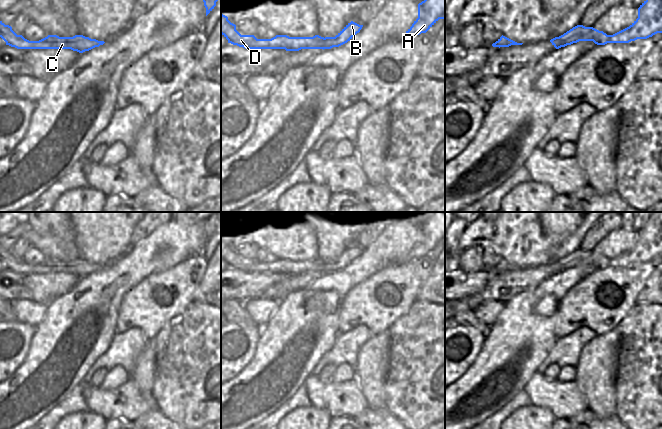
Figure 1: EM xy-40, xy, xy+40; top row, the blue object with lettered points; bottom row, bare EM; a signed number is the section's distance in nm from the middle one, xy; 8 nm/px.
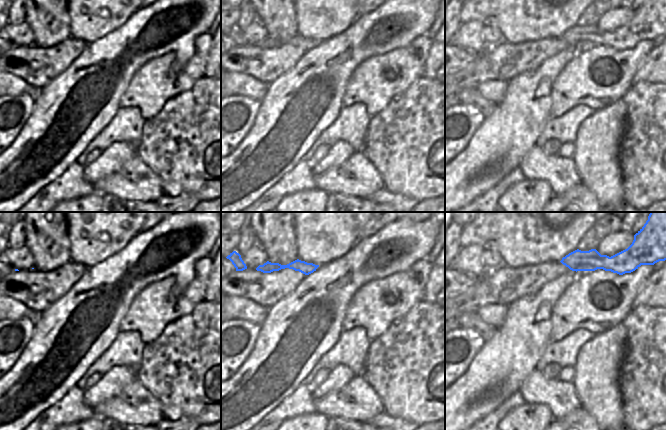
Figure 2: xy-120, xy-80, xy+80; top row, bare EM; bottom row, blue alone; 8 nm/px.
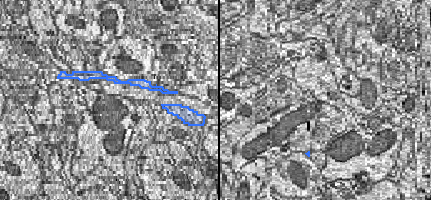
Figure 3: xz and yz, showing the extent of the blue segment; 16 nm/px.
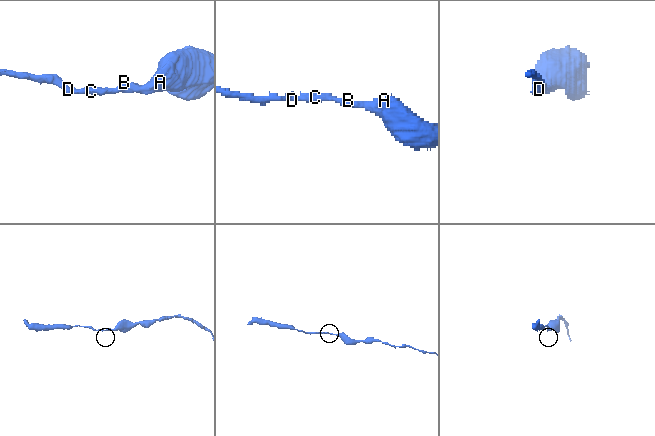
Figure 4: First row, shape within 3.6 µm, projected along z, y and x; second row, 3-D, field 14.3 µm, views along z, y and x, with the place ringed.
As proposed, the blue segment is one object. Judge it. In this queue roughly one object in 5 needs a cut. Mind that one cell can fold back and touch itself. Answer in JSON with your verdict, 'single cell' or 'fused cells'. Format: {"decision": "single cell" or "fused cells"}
{"decision": "single cell"}

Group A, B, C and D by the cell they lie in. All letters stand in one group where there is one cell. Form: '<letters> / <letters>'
A B C D

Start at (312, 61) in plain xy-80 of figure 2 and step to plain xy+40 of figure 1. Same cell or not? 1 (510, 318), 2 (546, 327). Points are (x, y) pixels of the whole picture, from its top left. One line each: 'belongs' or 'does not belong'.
1: belongs
2: belongs

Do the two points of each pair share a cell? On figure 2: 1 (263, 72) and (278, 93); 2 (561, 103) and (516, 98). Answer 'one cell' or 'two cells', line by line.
1: two cells
2: two cells

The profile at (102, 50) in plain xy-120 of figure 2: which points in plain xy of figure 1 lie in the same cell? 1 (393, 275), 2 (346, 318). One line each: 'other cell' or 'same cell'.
1: other cell
2: other cell

